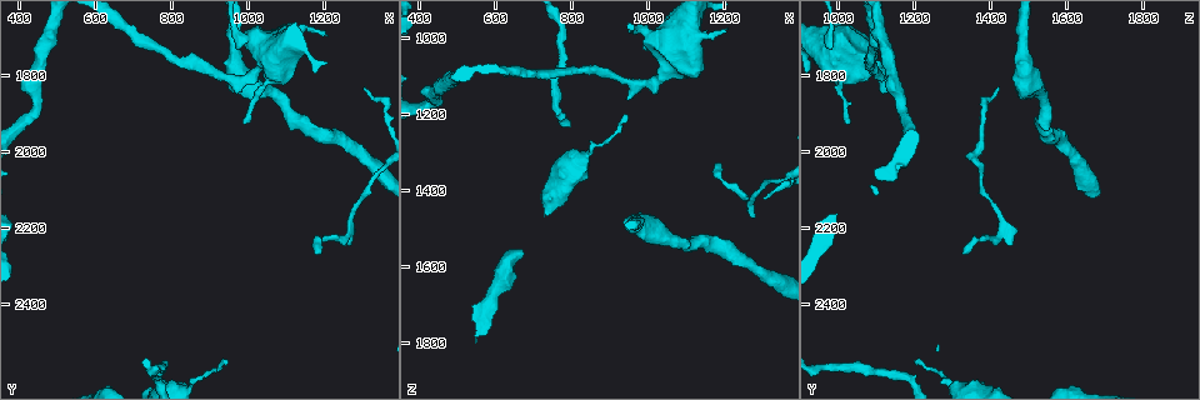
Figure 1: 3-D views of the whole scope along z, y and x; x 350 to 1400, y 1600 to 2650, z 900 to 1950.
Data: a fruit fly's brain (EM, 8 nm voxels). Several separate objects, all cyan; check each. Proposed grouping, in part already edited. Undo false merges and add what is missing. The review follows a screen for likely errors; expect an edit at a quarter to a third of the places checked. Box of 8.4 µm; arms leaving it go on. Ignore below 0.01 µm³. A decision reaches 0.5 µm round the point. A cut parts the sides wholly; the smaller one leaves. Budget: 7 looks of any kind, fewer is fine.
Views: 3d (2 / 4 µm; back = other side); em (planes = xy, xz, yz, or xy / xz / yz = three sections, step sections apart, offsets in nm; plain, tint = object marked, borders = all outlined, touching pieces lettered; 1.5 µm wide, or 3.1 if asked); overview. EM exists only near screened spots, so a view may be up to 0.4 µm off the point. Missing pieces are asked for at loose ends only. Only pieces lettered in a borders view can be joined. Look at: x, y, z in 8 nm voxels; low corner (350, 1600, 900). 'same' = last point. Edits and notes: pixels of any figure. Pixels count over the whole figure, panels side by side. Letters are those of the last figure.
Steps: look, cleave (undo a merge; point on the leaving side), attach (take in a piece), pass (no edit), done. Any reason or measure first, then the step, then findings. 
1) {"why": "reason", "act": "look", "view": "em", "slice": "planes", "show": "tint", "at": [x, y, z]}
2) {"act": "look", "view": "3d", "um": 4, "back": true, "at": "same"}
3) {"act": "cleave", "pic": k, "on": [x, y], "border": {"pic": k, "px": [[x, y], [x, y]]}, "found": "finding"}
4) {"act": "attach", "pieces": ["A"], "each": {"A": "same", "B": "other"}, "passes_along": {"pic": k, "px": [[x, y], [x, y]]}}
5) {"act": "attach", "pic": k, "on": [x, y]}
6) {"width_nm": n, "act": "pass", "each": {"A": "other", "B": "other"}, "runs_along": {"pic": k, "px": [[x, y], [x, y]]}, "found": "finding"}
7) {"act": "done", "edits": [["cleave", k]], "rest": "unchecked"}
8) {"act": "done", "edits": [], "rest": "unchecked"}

{"why": "free end", "act": "look", "view": "3d", "um": 4, "at": [945, 2555, 1210]}

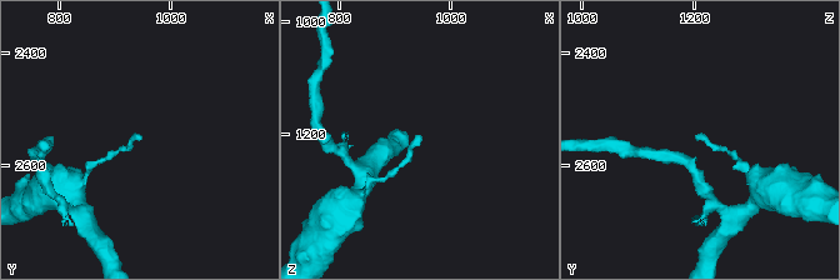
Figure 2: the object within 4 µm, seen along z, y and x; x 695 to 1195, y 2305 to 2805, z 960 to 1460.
{"why": "shape alone is not enough", "act": "look", "view": "em", "slice": "planes", "show": "borders", "at": [950, 2560, 1205]}

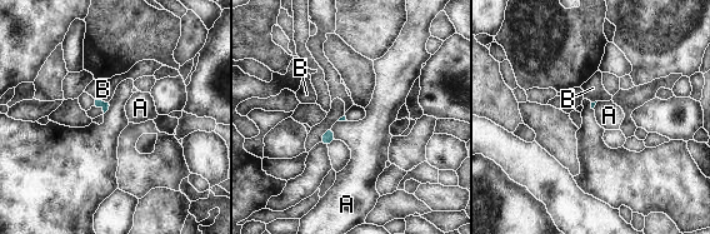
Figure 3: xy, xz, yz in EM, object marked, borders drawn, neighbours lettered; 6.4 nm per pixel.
{"act": "pass", "each": {"A": "other", "B": "other"}, "border": {"pic": 3, "px": [[331, 127], [335, 139]]}, "found": "none of them fits"}

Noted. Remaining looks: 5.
{"why": "sharp bend", "act": "look", "view": "em", "slice": "yz", "step": 8, "show": "tint", "at": [1275, 2215, 1440]}

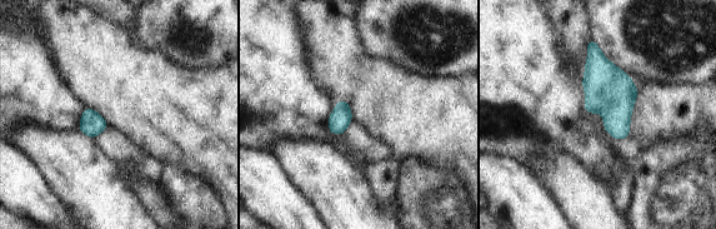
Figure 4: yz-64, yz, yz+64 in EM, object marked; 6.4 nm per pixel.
{"act": "look", "view": "em", "slice": "xy", "step": 8, "show": "tint", "at": "same"}

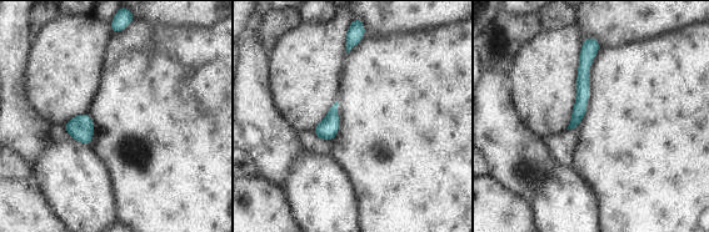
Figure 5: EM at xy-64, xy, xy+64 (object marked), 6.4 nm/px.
{"why": "see the neighbours", "act": "look", "view": "em", "slice": "xy", "step": 8, "show": "borders", "at": "same"}

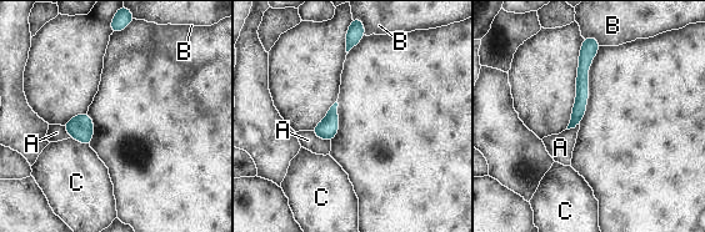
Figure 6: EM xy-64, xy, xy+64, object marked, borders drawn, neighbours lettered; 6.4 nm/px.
{"act": "pass", "each": {"A": "other", "B": "other", "C": "other"}, "found": "one neuron here"}

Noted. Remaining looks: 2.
{"act": "done", "edits": [], "rest": "unchecked"}

